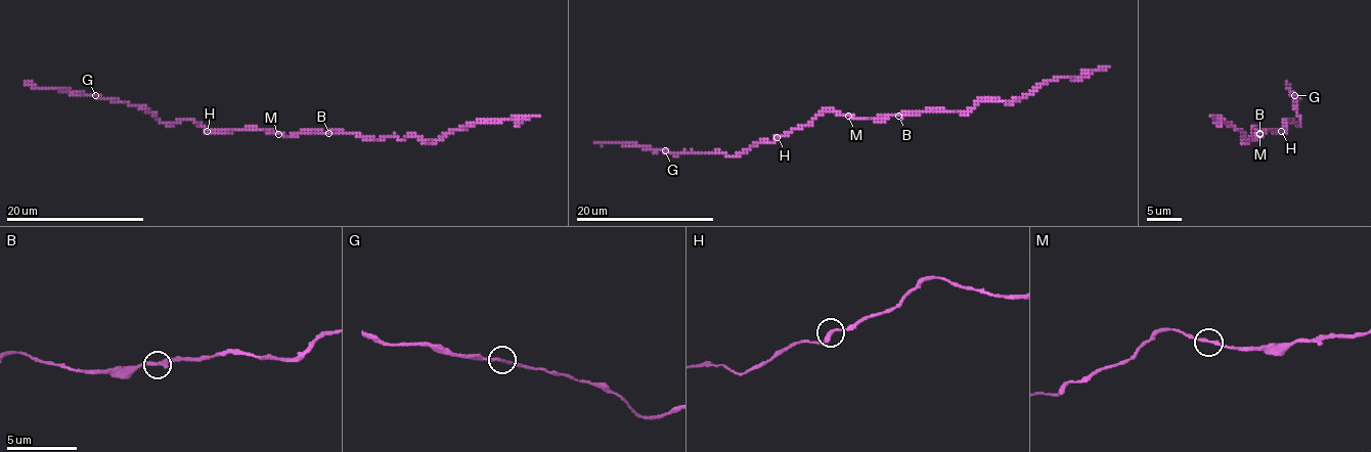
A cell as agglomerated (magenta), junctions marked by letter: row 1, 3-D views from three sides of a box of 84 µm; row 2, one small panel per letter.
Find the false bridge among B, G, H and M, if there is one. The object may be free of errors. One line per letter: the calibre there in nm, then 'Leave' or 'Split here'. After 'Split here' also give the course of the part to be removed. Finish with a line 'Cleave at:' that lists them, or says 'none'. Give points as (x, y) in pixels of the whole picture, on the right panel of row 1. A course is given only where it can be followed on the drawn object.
B: Thickness 320 nm. Leave
G: Thickness 200 nm. Leave
H: Thickness 300 nm. Leave
M: Thickness 220 nm. Leave
Cleave at: none

